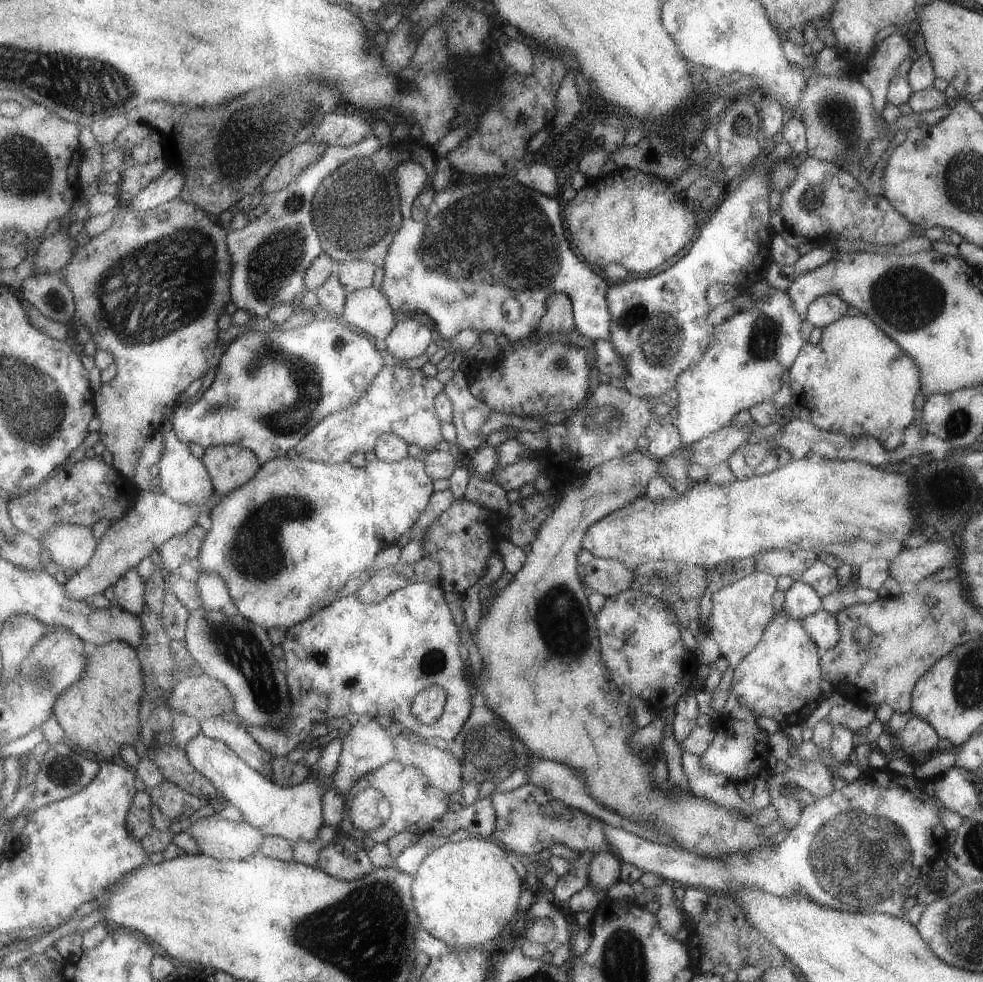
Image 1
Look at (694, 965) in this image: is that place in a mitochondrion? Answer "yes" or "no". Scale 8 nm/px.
no

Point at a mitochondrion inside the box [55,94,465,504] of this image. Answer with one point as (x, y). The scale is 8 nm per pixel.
(167, 270)

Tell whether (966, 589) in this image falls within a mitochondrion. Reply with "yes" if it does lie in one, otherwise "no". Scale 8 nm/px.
no

